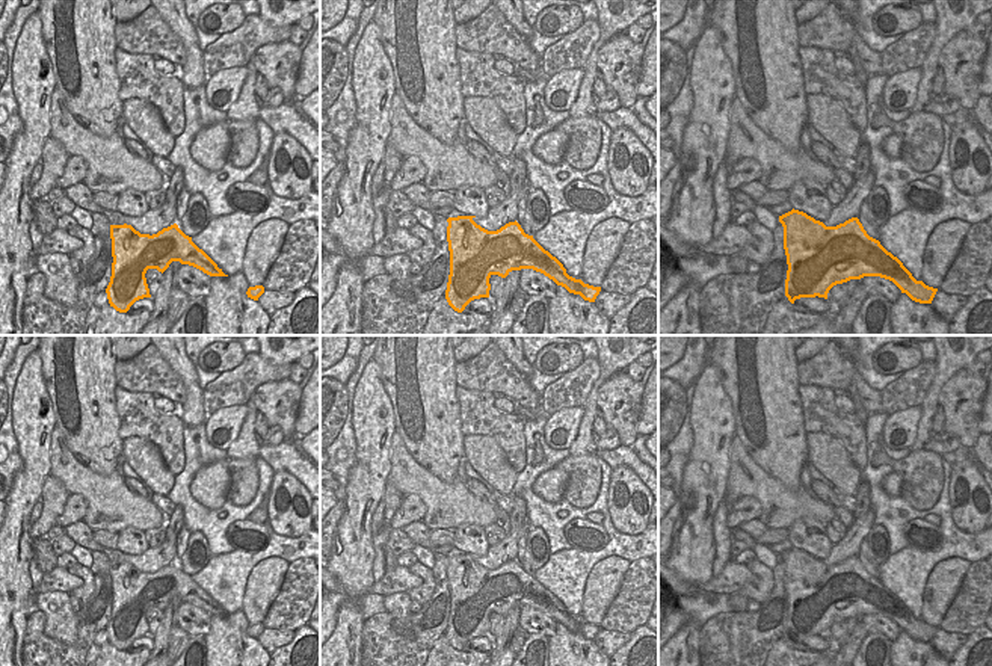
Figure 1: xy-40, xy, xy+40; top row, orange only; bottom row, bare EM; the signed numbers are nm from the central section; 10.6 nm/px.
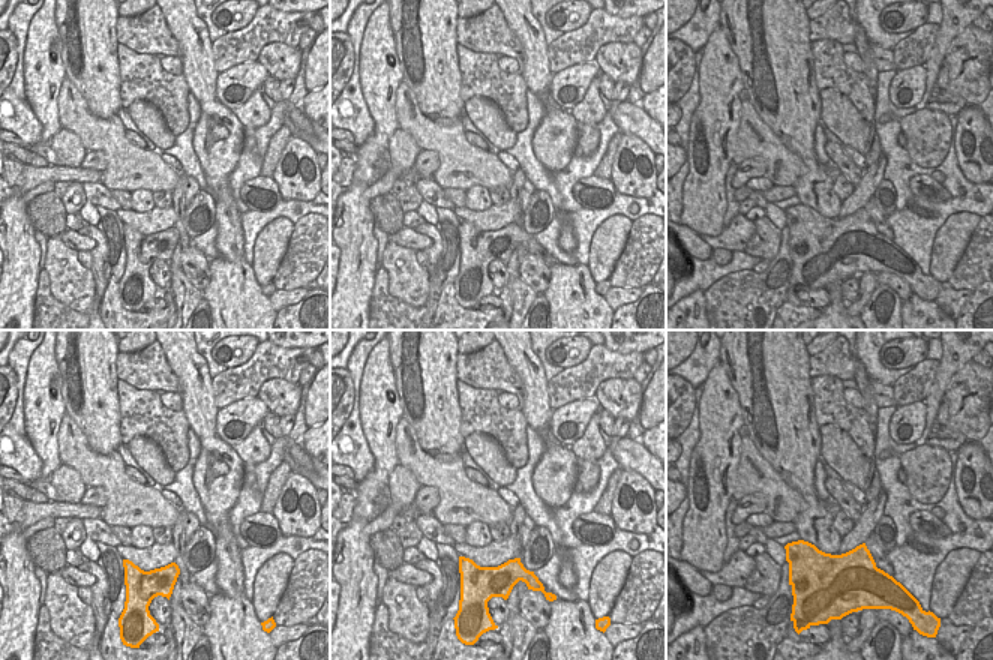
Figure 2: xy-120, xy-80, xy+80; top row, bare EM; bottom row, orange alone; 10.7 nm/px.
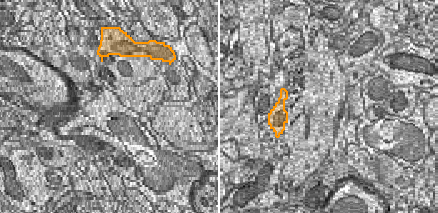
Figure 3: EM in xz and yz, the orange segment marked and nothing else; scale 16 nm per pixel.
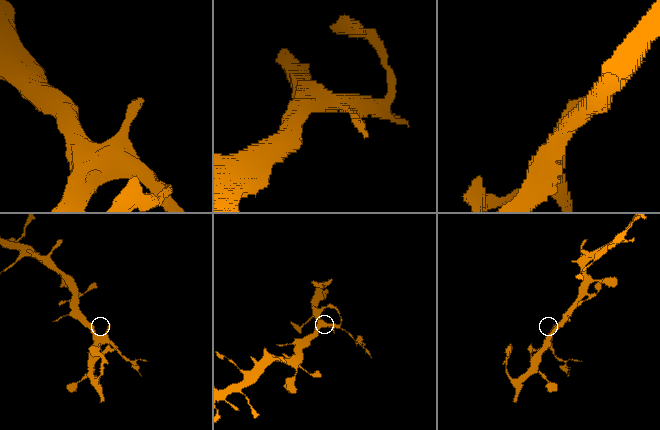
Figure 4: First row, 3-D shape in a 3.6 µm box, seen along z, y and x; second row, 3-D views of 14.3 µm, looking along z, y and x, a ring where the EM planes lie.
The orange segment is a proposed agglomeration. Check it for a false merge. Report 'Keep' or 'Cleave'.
Cleave.

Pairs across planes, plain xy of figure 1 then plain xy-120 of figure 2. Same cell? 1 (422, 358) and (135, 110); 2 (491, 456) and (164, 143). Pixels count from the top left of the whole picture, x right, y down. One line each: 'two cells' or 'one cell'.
1: two cells
2: one cell

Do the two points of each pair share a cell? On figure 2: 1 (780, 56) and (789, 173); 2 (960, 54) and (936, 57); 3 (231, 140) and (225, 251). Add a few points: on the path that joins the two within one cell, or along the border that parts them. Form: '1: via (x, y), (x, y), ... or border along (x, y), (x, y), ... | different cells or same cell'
1: border along (764, 123), (803, 162), (806, 171), (795, 183) | different cells
2: border along (966, 27), (951, 42), (944, 60) | different cells
3: via (221, 167), (225, 224) | same cell

